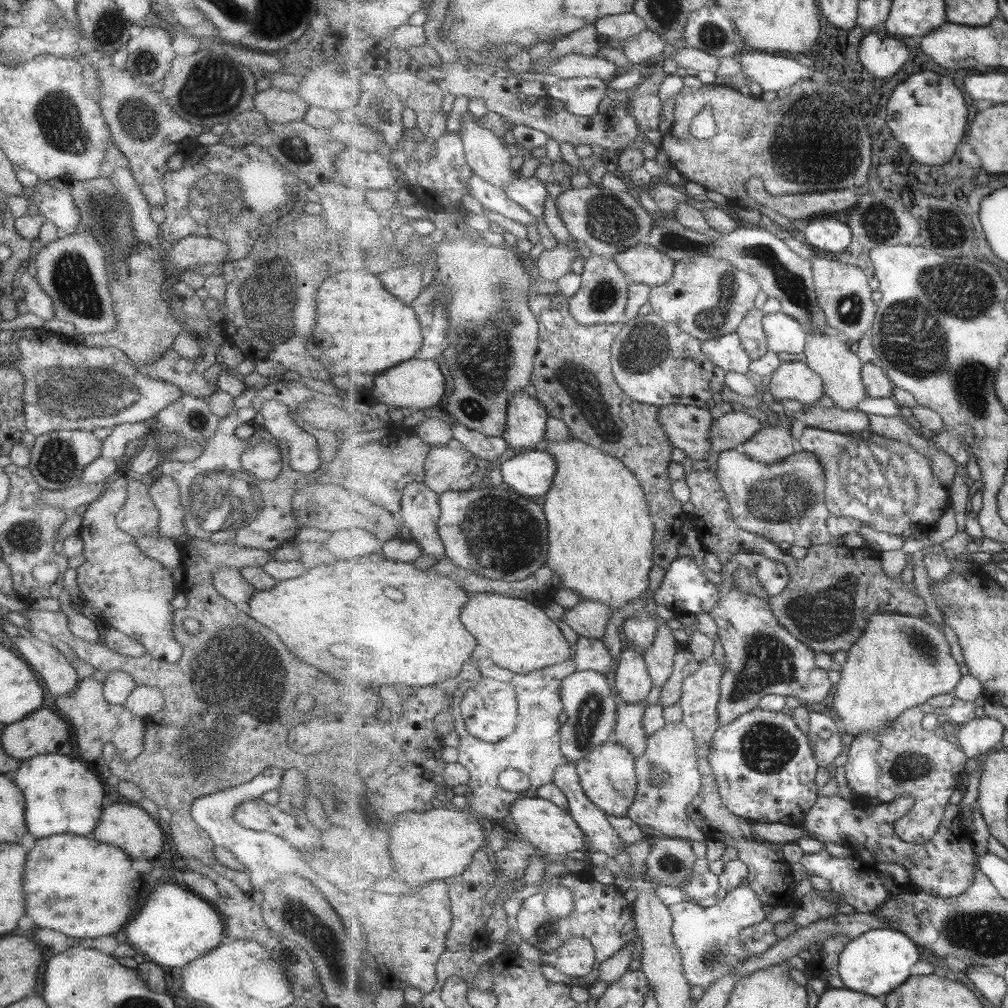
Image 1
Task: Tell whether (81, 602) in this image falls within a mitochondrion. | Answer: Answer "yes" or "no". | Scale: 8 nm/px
no

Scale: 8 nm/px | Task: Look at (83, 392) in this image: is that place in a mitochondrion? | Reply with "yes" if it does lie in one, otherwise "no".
yes

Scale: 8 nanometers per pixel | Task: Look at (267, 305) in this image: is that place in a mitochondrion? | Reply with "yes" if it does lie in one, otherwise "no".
yes

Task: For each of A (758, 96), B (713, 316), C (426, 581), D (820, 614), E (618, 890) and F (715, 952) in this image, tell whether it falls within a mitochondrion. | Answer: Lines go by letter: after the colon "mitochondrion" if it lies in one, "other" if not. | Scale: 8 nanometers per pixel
A: other
B: mitochondrion
C: other
D: mitochondrion
E: other
F: mitochondrion

